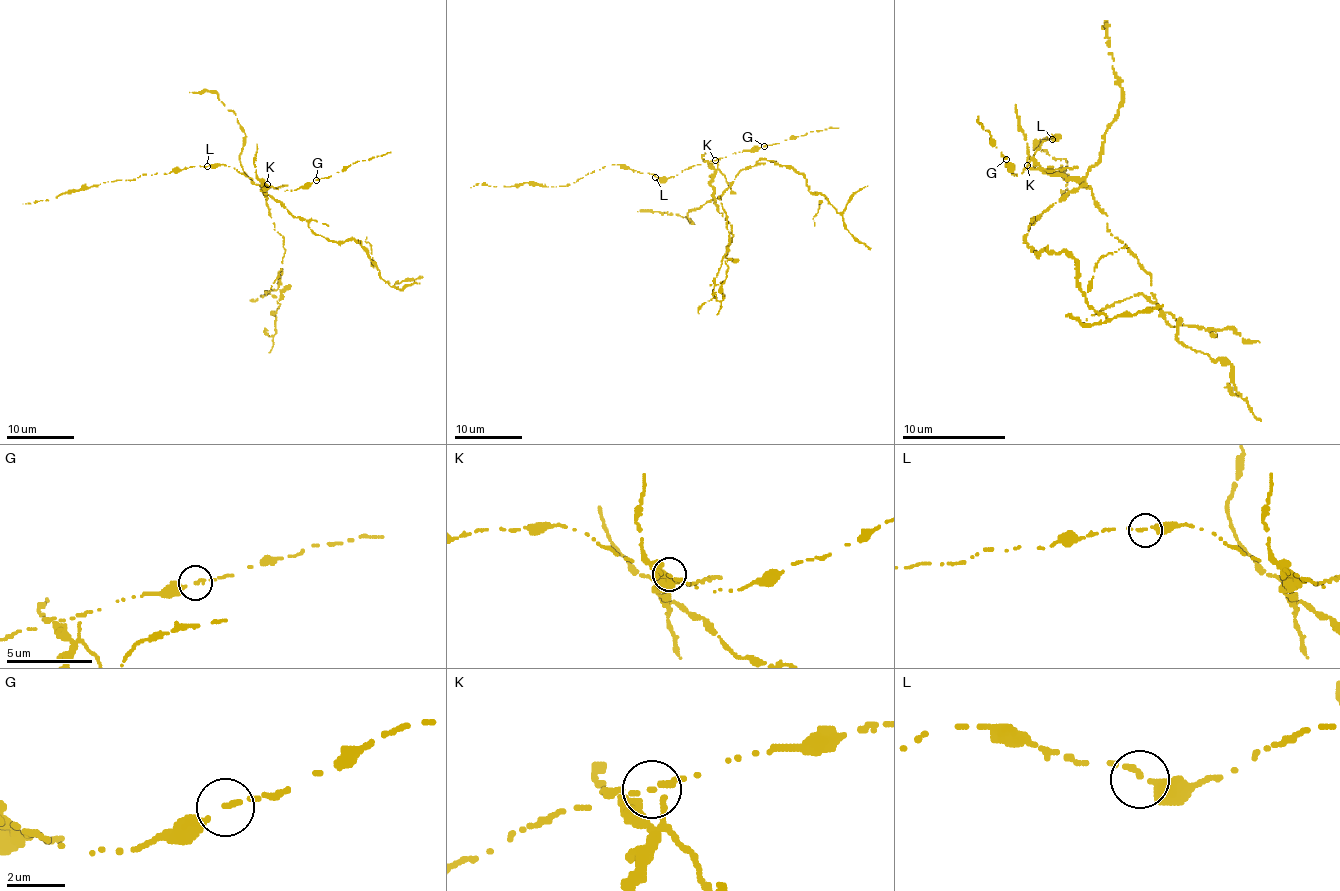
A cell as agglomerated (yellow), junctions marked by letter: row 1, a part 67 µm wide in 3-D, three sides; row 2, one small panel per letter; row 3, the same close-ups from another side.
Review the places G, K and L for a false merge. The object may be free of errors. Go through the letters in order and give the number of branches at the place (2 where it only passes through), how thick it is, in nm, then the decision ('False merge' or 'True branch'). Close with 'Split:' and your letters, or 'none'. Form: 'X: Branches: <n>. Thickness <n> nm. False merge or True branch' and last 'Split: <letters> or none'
G: Branches: 2. Thickness 170 nm. True branch
K: Branches: 2. Thickness 170 nm. False merge
L: Branches: 2. Thickness 200 nm. True branch
Split: K

